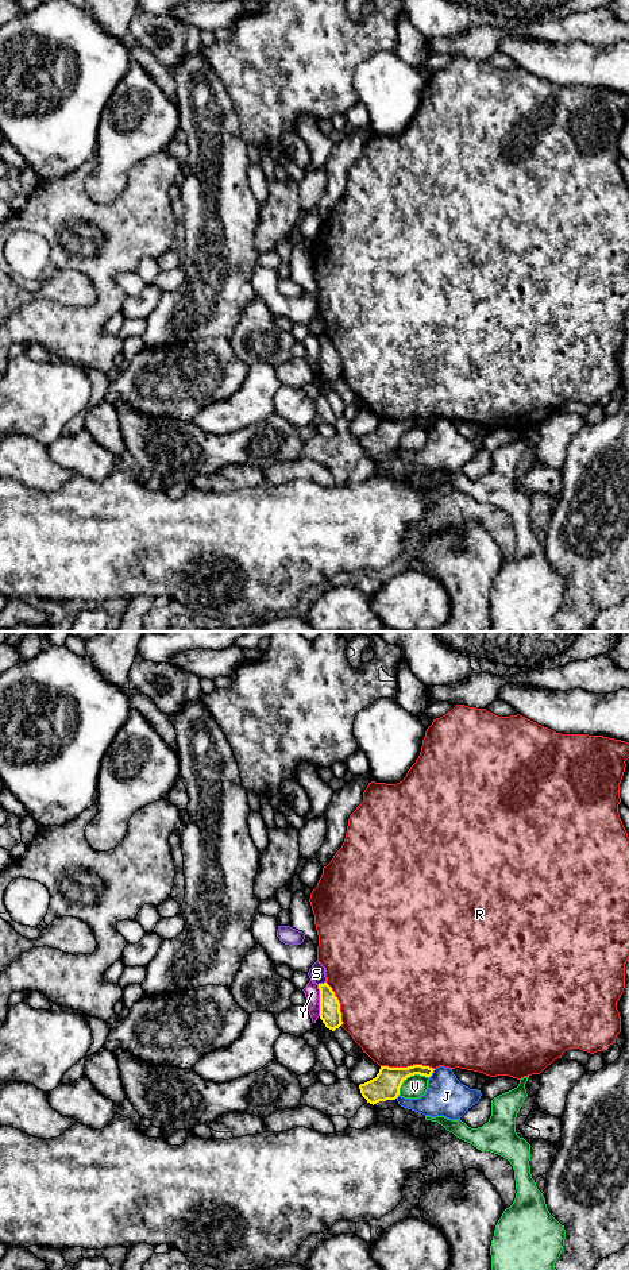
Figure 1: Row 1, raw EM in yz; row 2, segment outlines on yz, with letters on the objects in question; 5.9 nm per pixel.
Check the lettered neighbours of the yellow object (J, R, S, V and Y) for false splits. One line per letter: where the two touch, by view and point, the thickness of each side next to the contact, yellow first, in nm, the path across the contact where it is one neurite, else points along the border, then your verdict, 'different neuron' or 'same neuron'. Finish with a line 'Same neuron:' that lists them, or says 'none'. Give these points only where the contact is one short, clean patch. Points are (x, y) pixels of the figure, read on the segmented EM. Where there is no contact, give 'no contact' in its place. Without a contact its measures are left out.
J: meets yellow in yz at (432, 1072); 140 nm thick on the yellow side, 240 nm on the other; different neuron
R: meets yellow in yz at (408, 1066); 160 nm thick on the yellow side, 500 nm on the other; different neuron
S: meets yellow in yz at (321, 984); 130 nm thick on the yellow side, 100 nm on the other; border along yz (325, 981), (317, 984); different neuron
V: meets yellow in yz at (409, 1076); 160 nm thick on the yellow side, 140 nm on the other; border along yz (428, 1076), (411, 1074), (402, 1083), (397, 1095); different neuron
Y: meets yellow in yz at (320, 1000); 130 nm thick on the yellow side, 90 nm on the other; different neuron
Same neuron: none

